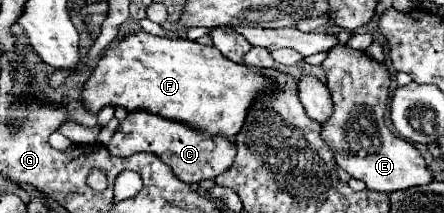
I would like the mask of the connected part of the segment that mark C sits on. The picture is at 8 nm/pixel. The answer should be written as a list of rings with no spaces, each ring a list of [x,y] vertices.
[[[131,112],[115,130],[113,138],[107,144],[111,156],[127,158],[137,152],[151,152],[159,156],[167,166],[171,166],[173,174],[187,184],[201,182],[205,178],[215,178],[227,170],[227,166],[235,160],[235,144],[225,142],[225,138],[205,138],[197,134],[197,130],[189,130],[181,126],[181,122],[169,122],[165,118],[157,118],[155,114]]]

